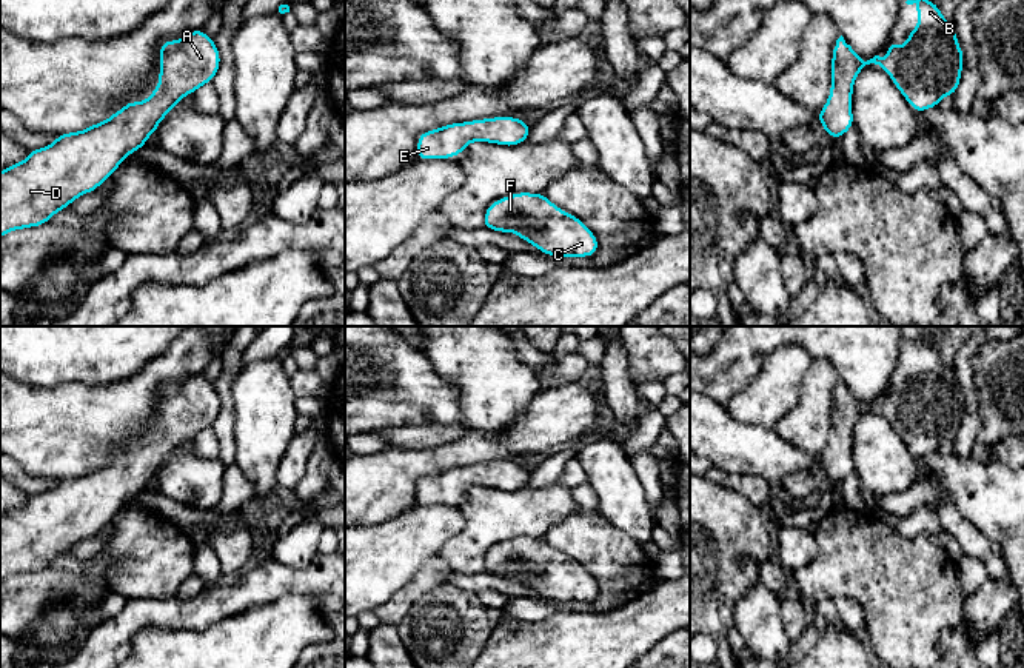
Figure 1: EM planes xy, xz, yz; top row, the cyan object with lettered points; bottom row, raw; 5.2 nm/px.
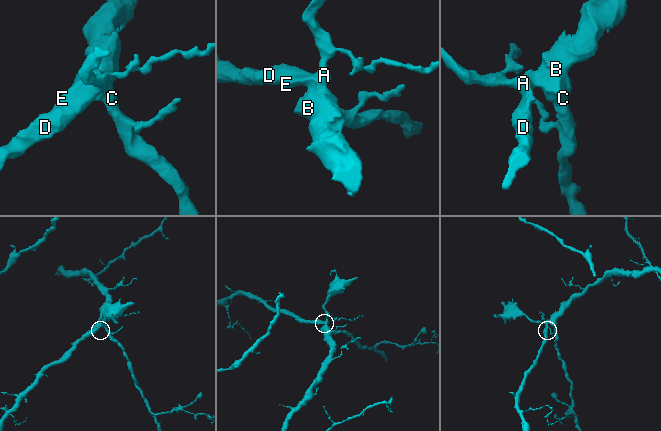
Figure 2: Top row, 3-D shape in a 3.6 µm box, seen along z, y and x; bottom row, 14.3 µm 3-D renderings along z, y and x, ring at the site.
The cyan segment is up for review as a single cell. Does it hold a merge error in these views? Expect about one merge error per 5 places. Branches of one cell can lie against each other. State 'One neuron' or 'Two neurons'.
One neuron

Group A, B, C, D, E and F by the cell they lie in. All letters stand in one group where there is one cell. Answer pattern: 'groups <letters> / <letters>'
groups A B C D E F

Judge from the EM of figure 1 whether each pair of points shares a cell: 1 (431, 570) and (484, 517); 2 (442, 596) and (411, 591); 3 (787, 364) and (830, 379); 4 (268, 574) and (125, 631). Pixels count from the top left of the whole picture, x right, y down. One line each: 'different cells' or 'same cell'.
1: different cells
2: different cells
3: different cells
4: same cell

